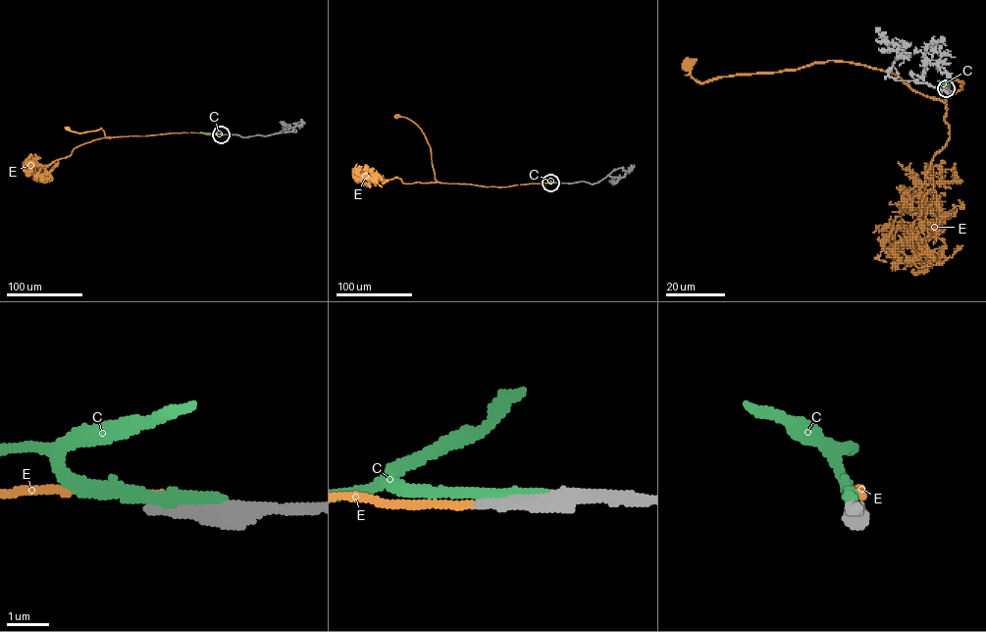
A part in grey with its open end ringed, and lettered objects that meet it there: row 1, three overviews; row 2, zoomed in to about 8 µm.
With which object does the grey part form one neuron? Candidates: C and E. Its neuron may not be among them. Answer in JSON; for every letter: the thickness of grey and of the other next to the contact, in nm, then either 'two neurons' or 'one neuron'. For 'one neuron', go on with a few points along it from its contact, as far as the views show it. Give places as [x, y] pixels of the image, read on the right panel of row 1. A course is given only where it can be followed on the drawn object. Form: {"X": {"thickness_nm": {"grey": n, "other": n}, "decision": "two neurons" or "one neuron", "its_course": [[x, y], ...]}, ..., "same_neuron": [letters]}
{"C": {"thickness_nm": {"grey": 480, "other": 400}, "decision": "two neurons"}, "E": {"thickness_nm": {"grey": 280, "other": 160}, "decision": "two neurons"}, "same_neuron": []}

